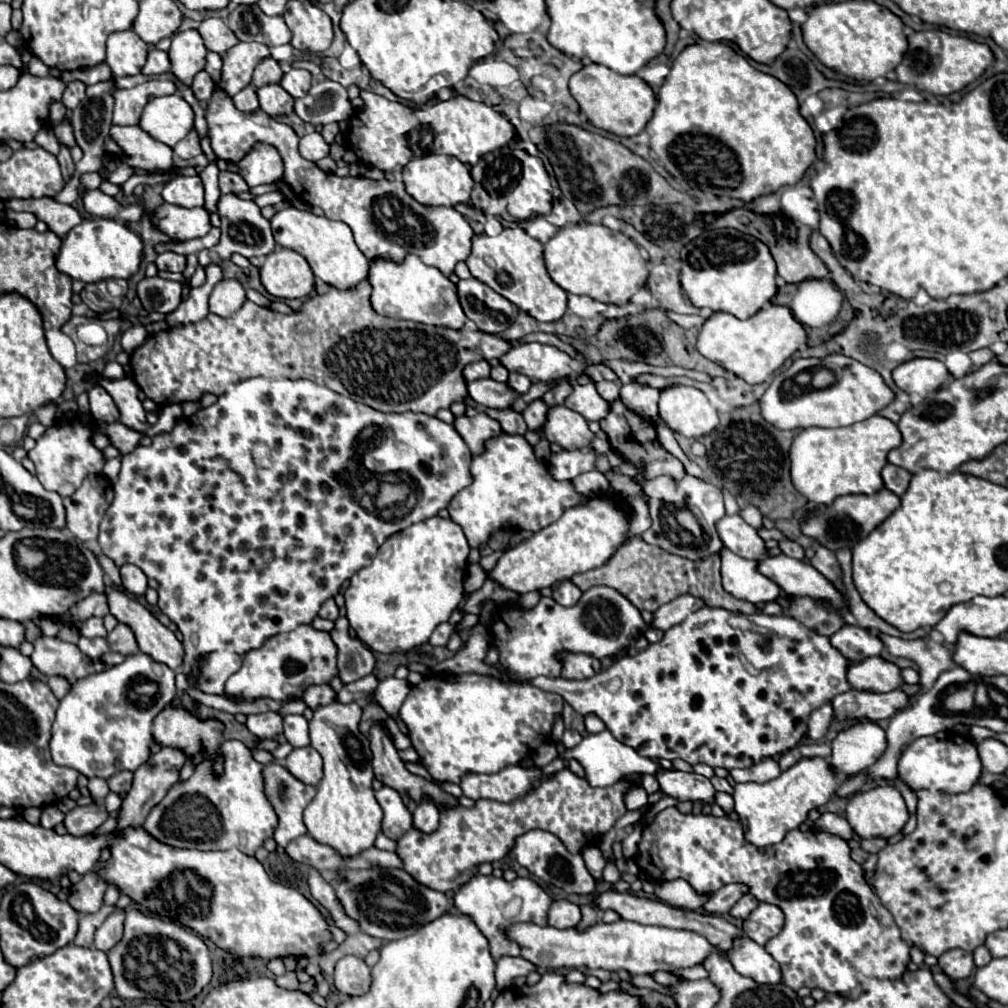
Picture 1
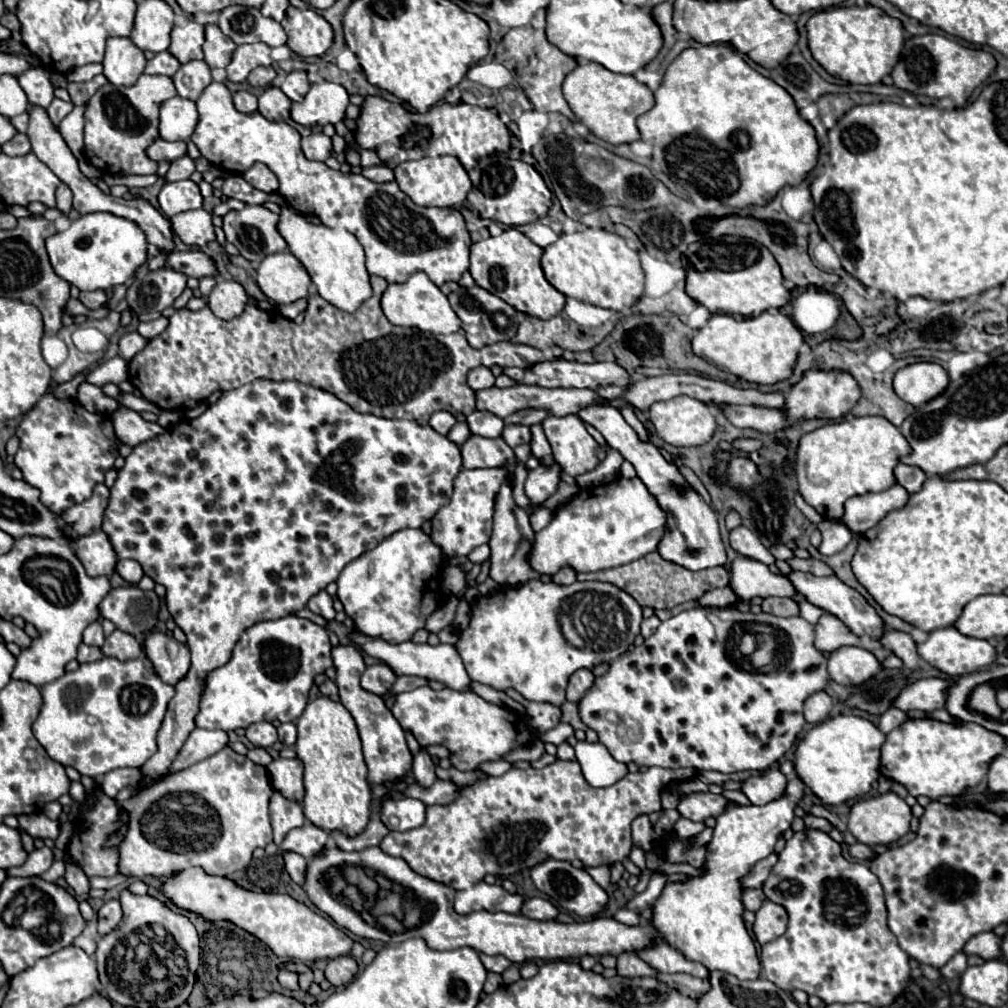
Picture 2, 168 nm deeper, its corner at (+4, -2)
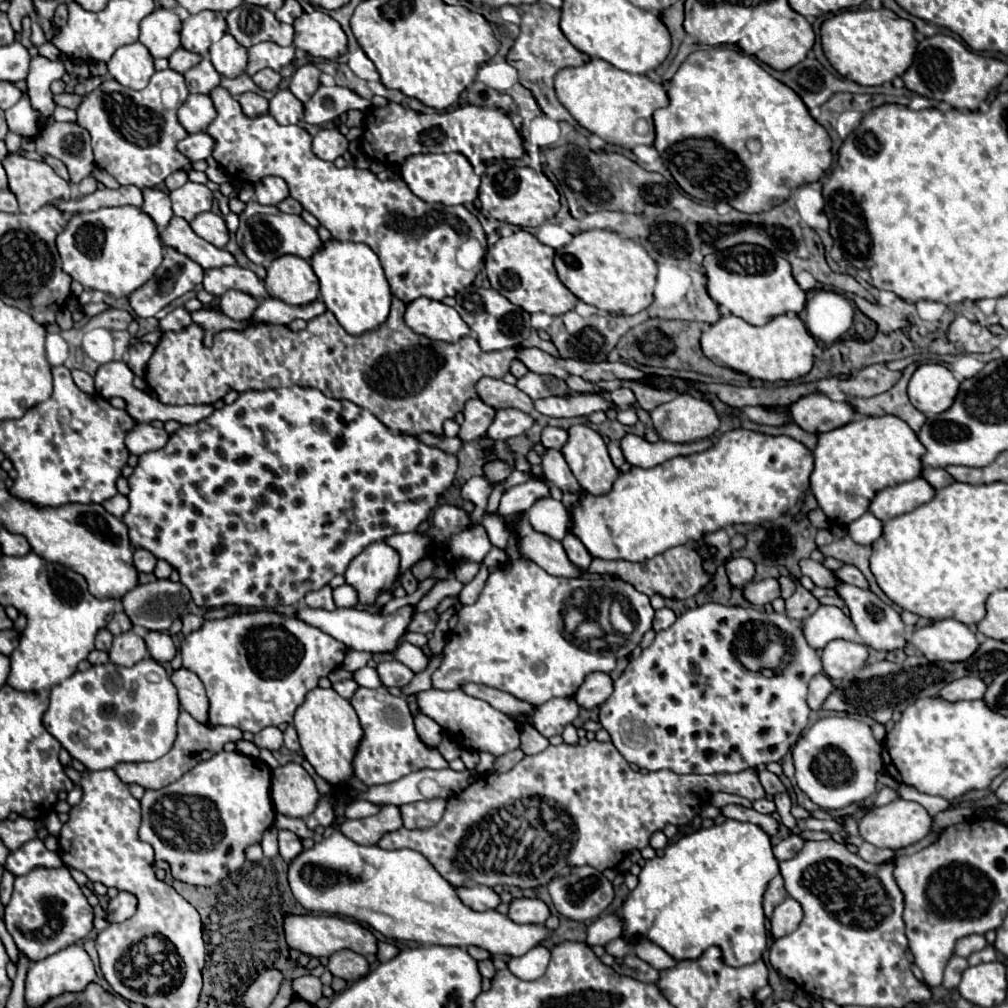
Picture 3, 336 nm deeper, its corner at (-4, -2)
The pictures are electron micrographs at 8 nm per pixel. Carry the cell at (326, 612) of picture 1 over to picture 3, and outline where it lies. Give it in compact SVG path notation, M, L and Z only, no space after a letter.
M329 585L323 587L323 589L319 589L319 591L307 593L307 595L305 595L305 605L307 605L307 607L313 607L313 609L325 609L325 611L337 609L337 605L335 605L335 601L333 601L333 591L331 591Z

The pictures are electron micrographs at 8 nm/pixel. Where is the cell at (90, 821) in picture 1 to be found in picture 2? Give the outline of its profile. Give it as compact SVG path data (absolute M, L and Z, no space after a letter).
M33 813L33 815L17 815L19 821L19 833L27 833L33 839L57 839L59 835L59 823L51 821L43 813Z

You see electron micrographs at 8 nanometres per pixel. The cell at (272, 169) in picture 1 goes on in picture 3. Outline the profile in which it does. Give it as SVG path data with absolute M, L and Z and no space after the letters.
M265 177L255 185L255 199L261 205L277 205L285 197L289 197L289 189L281 177Z

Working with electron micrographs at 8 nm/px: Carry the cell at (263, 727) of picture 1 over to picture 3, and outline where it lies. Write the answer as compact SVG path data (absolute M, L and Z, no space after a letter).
M265 727L261 729L261 733L255 733L253 743L261 749L281 749L283 747L283 733L279 731L279 727Z

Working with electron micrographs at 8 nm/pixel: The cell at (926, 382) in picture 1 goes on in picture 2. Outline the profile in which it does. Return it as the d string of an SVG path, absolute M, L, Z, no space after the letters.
M913 363L895 373L893 387L901 401L921 407L939 397L949 385L949 375L939 363Z

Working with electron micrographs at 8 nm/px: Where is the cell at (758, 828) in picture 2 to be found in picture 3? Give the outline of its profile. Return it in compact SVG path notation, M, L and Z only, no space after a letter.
M727 819L721 825L701 829L683 837L675 845L667 845L663 857L655 857L645 863L639 873L639 885L627 897L621 907L623 917L623 937L633 939L637 935L647 935L653 943L663 947L675 959L701 957L709 945L721 949L721 961L733 967L753 965L763 957L767 947L765 915L763 915L763 893L767 883L779 873L779 863L773 857L773 845L769 833L753 823L743 823Z

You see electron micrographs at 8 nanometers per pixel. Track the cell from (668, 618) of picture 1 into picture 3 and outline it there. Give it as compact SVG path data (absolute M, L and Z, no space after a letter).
M763 579L759 583L749 583L743 587L743 597L751 605L765 605L779 597L779 583L777 579Z

